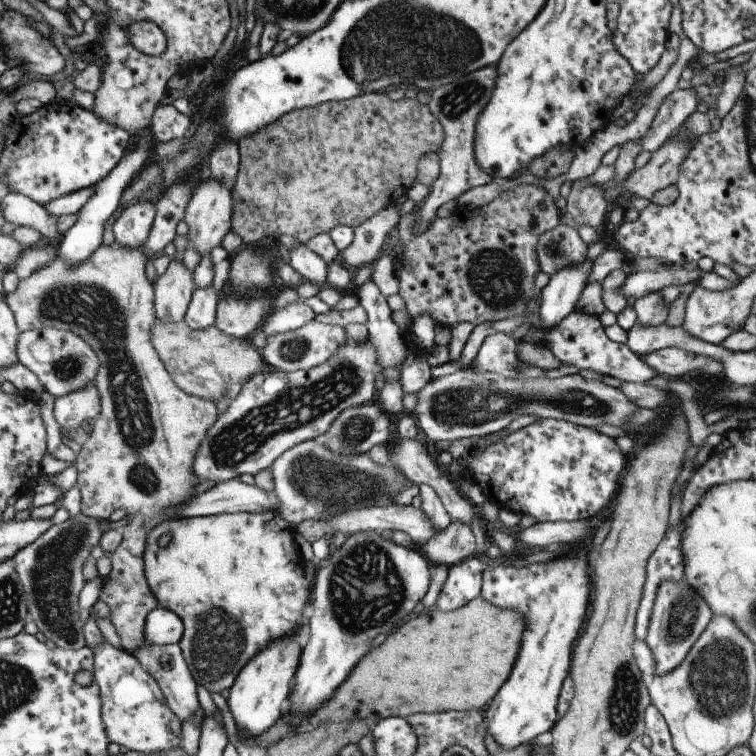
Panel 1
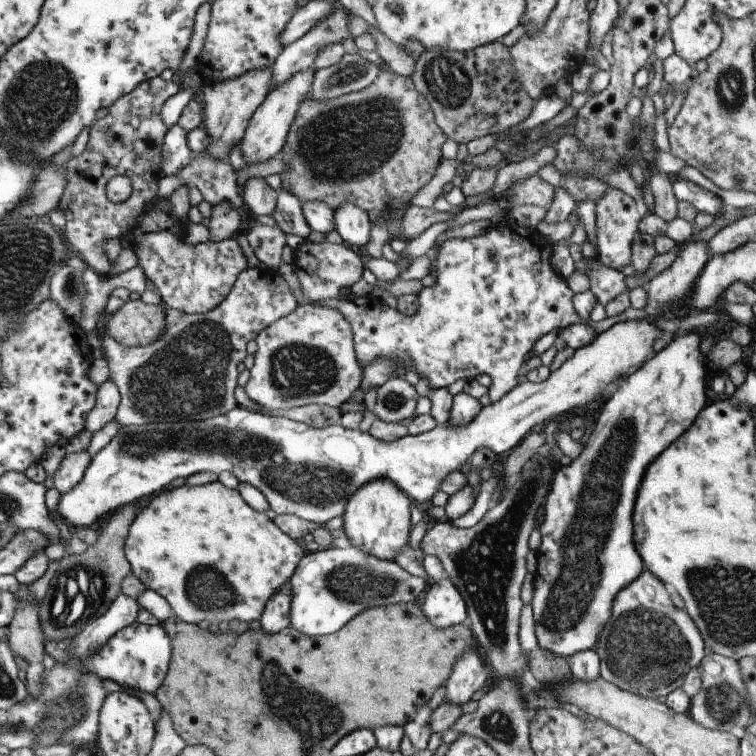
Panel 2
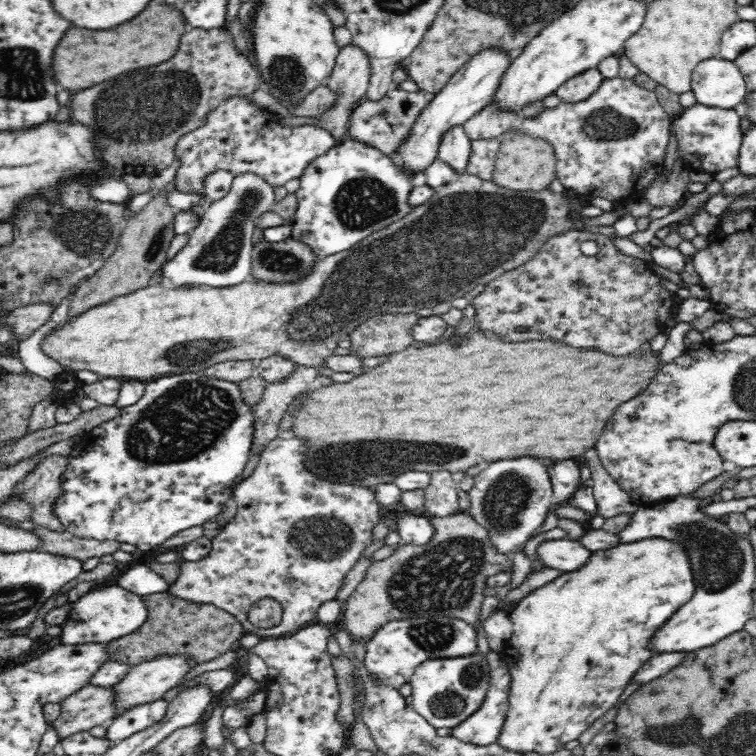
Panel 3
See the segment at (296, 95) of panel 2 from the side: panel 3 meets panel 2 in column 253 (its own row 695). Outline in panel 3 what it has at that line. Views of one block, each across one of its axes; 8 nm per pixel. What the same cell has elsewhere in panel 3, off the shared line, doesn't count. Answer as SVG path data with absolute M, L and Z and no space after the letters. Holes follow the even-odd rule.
M162 656L162 658L142 662L142 664L131 667L120 682L111 686L112 702L115 710L113 717L124 716L124 712L128 712L136 706L144 706L144 704L150 704L154 700L161 700L170 688L179 686L180 680L191 667L191 664L183 656Z

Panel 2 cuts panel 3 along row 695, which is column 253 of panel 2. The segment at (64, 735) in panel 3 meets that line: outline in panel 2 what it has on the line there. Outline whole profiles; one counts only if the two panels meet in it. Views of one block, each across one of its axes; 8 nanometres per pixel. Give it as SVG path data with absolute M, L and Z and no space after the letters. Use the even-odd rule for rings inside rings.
M271 64L257 68L257 70L249 70L245 74L239 74L235 78L223 80L223 82L206 81L205 85L201 124L209 136L209 144L207 144L205 154L215 160L226 161L229 148L233 148L233 144L240 142L251 115L271 90Z

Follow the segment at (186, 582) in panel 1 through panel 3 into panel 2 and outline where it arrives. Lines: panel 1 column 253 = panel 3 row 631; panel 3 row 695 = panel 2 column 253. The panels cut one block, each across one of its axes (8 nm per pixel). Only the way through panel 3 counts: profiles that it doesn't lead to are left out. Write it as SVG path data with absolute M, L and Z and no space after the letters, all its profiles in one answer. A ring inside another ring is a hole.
M218 480L199 486L183 484L150 497L142 503L129 525L124 542L125 560L133 576L146 589L165 598L177 620L187 624L205 620L213 628L232 618L241 622L257 620L267 600L289 580L303 551L264 513L253 510L236 488L225 488Z

